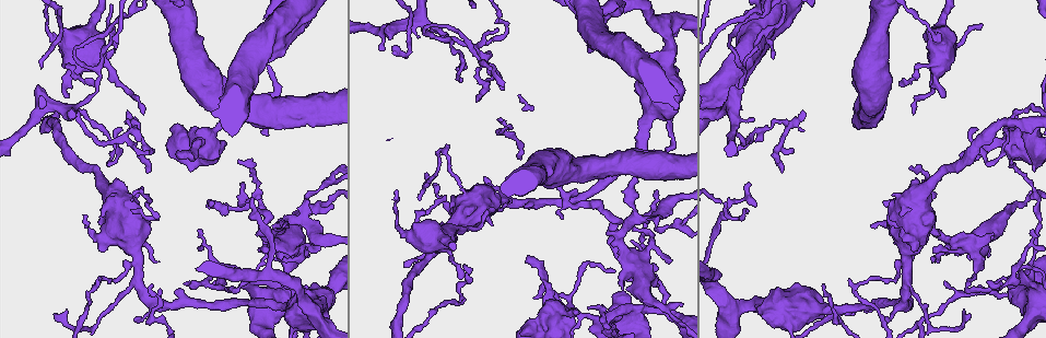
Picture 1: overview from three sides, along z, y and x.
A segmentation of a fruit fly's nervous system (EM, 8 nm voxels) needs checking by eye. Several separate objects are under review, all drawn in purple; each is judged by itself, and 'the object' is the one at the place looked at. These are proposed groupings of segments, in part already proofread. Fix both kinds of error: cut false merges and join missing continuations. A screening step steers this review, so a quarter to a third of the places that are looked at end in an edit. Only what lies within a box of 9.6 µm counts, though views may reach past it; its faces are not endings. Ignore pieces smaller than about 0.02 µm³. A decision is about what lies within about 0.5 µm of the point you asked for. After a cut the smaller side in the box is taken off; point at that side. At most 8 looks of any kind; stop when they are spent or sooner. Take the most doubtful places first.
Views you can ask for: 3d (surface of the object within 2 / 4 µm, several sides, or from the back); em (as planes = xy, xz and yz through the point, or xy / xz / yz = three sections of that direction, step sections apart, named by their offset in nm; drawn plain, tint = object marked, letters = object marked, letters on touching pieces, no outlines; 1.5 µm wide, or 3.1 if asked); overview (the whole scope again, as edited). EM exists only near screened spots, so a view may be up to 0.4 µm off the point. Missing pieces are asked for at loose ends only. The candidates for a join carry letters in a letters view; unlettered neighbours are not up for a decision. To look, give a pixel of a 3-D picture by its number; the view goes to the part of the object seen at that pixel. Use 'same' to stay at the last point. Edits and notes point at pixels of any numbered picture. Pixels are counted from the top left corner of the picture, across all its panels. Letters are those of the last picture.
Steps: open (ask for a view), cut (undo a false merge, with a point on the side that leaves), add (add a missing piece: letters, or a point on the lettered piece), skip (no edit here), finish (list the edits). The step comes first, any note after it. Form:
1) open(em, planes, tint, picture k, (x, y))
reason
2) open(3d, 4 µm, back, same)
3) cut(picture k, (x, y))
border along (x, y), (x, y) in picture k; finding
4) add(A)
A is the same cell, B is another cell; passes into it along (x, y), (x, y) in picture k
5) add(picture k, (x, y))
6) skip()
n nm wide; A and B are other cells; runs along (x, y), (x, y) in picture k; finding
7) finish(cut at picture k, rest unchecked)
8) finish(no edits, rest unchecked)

open(em, xz, step 8, letters, picture 1, (154, 259))
an open end

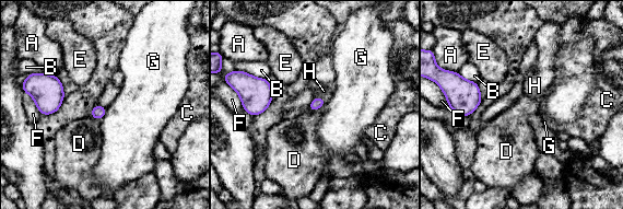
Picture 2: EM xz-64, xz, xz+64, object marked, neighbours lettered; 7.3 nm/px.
open(em, planes, letters, same)

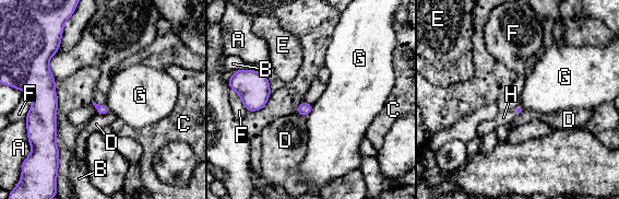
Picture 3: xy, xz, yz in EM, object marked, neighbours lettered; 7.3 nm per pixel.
add(H)
H is the same cell, A, B, C, D, E, F and G are other cells; the neuron continues

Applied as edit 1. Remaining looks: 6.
open(overview)
redraw

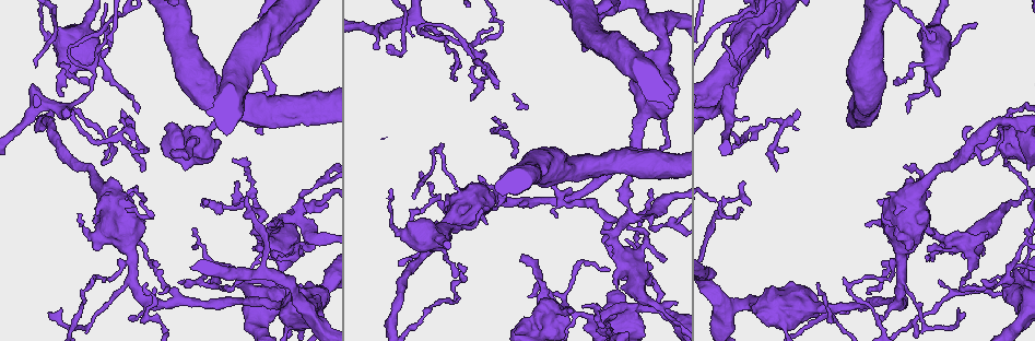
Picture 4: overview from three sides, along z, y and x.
open(em, xz, step 4, tint, picture 4, (995, 283))
branch stops here

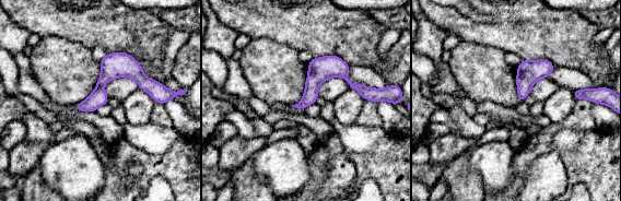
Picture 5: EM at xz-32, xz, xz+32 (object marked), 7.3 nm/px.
open(em, planes, tint, same)
another direction

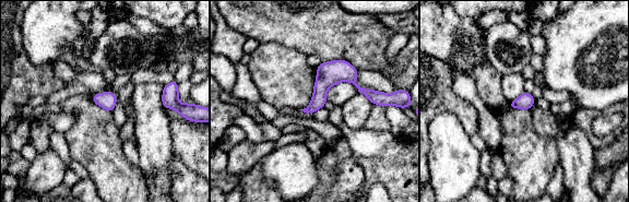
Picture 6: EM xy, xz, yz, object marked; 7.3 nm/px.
open(em, planes, letters, same)
see the neighbours

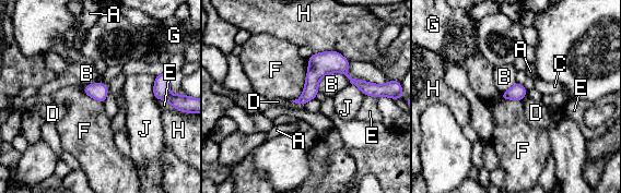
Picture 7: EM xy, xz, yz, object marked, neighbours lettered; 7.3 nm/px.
skip()
A, B, C, D, E, F, G, H and J are other cells; border along (308, 59), (303, 93), (291, 100) in picture 7; none of them fits

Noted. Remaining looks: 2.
open(em, planes, letters, picture 4, (557, 218))
thin end

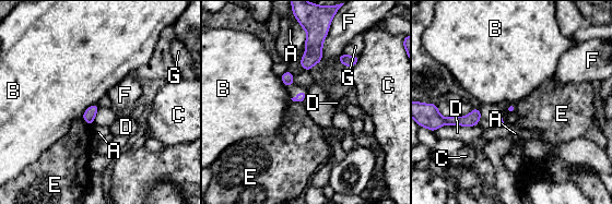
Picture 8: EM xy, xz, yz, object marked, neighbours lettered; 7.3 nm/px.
skip()
D touches over 260 nm; A, B, C, D, E, F and G are other cells; no lettered piece goes on from it

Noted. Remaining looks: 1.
finish(add at picture 3, rest unchecked)

